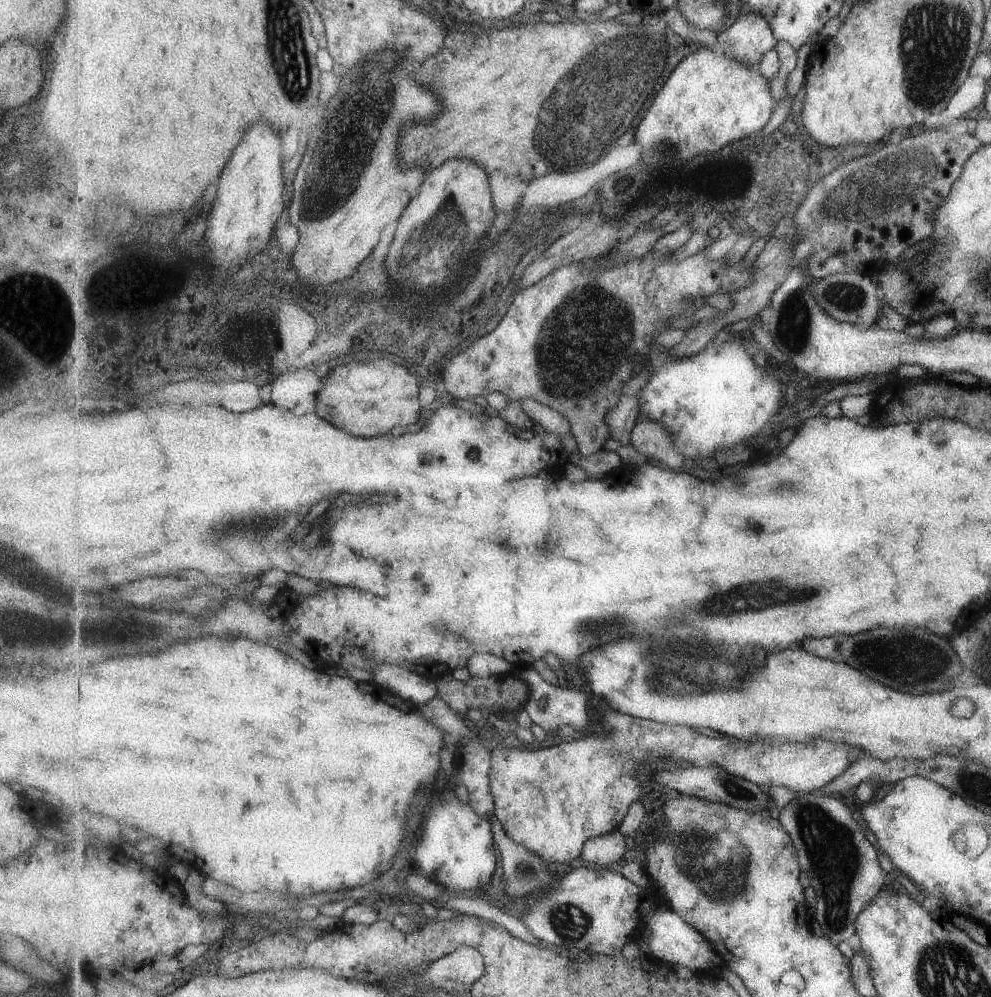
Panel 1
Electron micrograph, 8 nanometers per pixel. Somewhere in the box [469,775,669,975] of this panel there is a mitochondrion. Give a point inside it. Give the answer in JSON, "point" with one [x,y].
{"point":[569,922]}

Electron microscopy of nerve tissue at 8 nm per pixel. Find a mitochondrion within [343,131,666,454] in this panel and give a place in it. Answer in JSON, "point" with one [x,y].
{"point":[595,313]}

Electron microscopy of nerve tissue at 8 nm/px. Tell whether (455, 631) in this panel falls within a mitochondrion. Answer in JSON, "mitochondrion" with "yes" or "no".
{"mitochondrion":"yes"}

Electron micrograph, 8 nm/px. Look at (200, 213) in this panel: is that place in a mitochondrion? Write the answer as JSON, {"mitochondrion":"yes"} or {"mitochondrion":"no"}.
{"mitochondrion":"no"}

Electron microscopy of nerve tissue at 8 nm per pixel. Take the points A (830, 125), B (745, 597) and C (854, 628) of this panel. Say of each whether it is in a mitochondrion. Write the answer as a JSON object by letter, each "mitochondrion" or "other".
{"A":"other","B":"mitochondrion","C":"other"}

